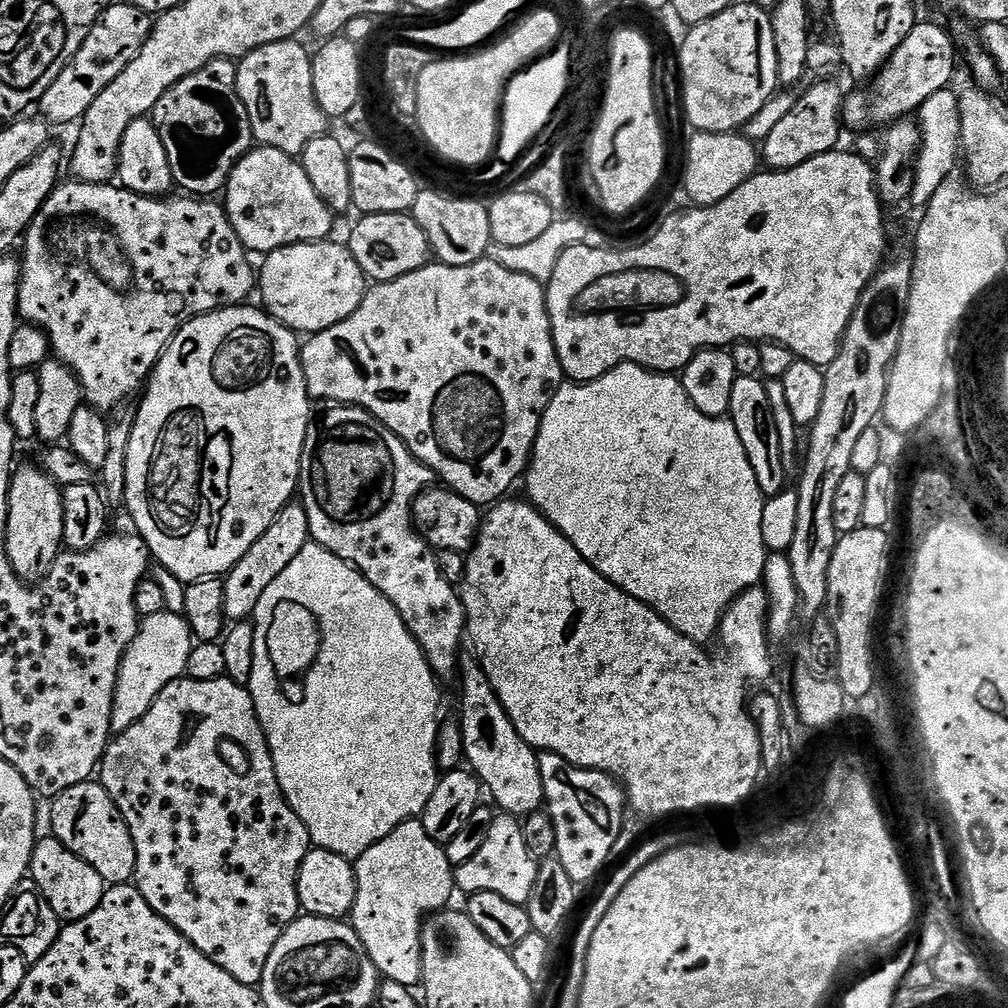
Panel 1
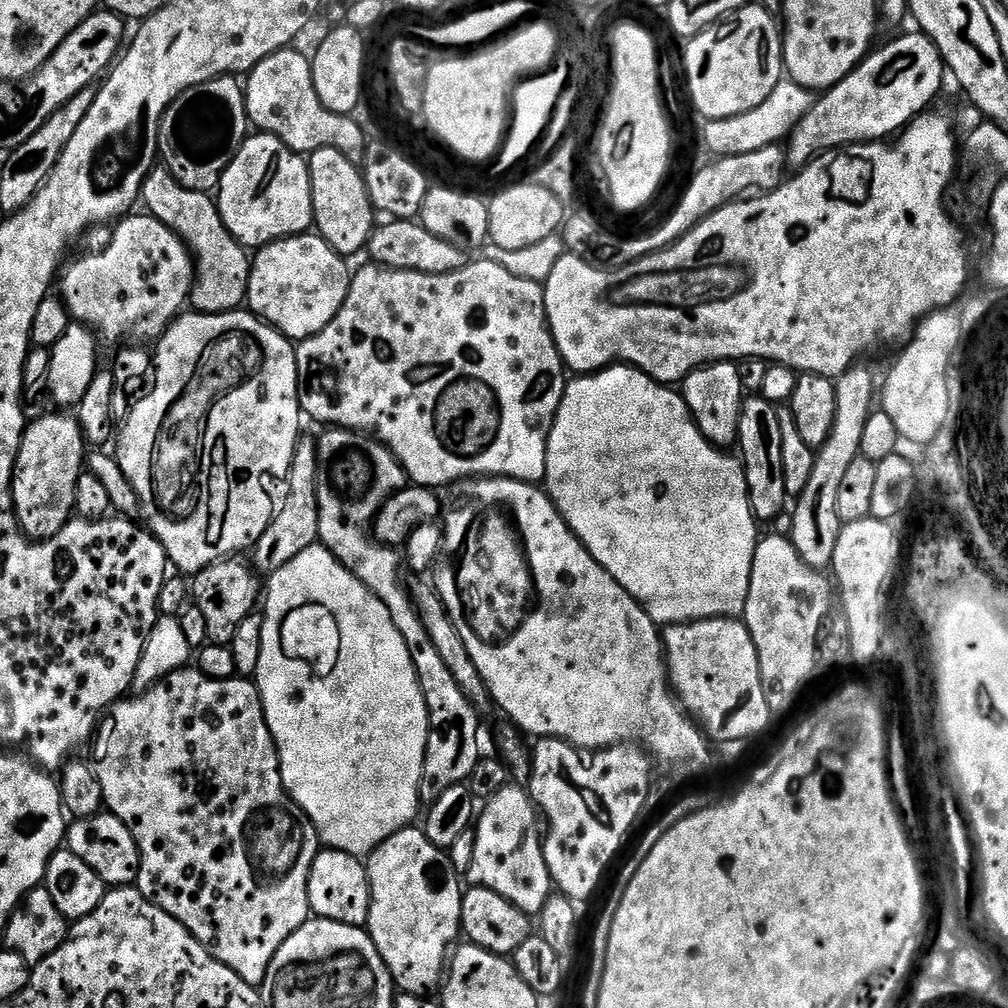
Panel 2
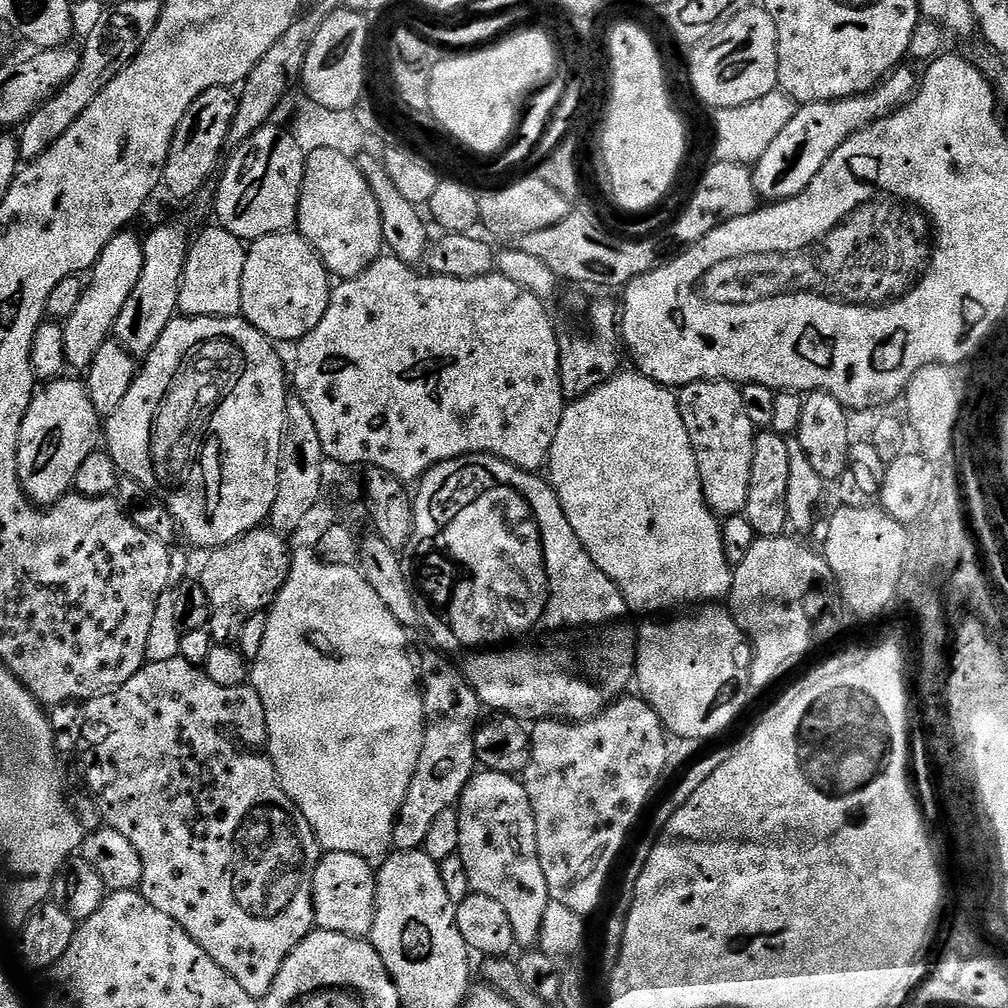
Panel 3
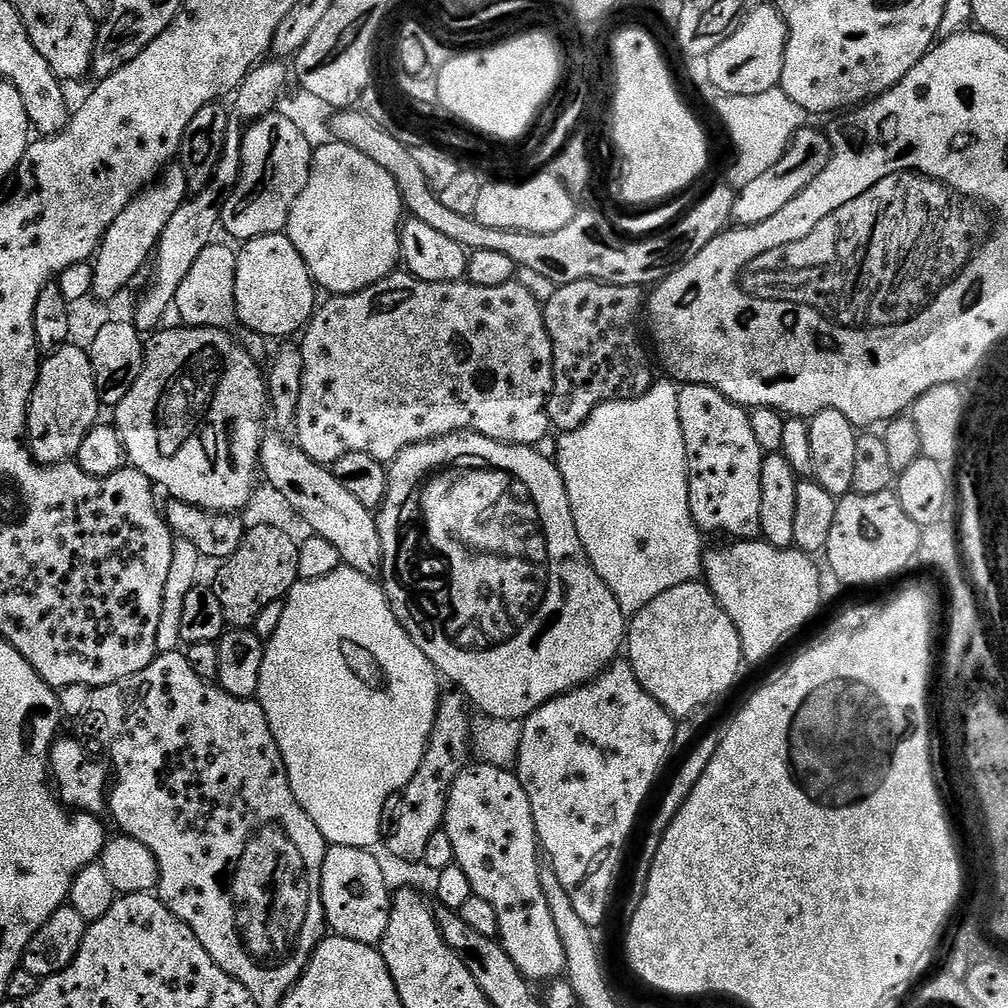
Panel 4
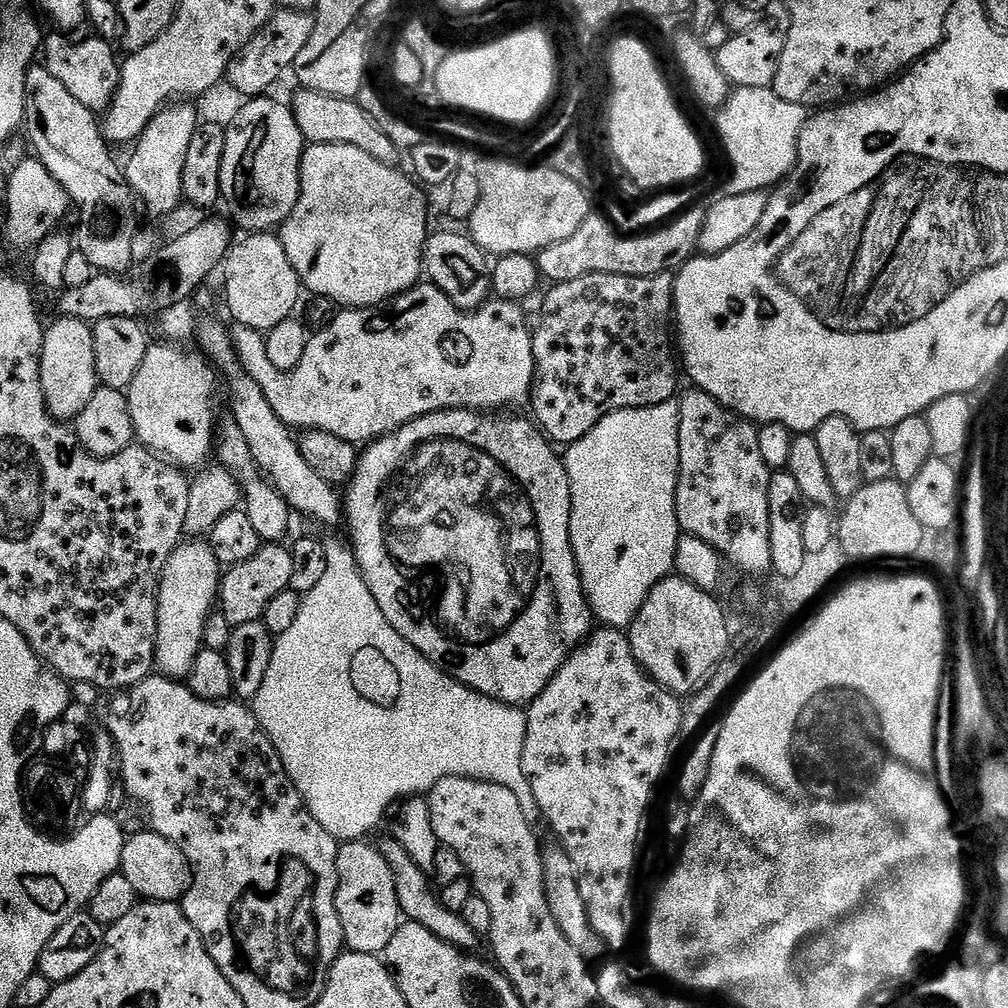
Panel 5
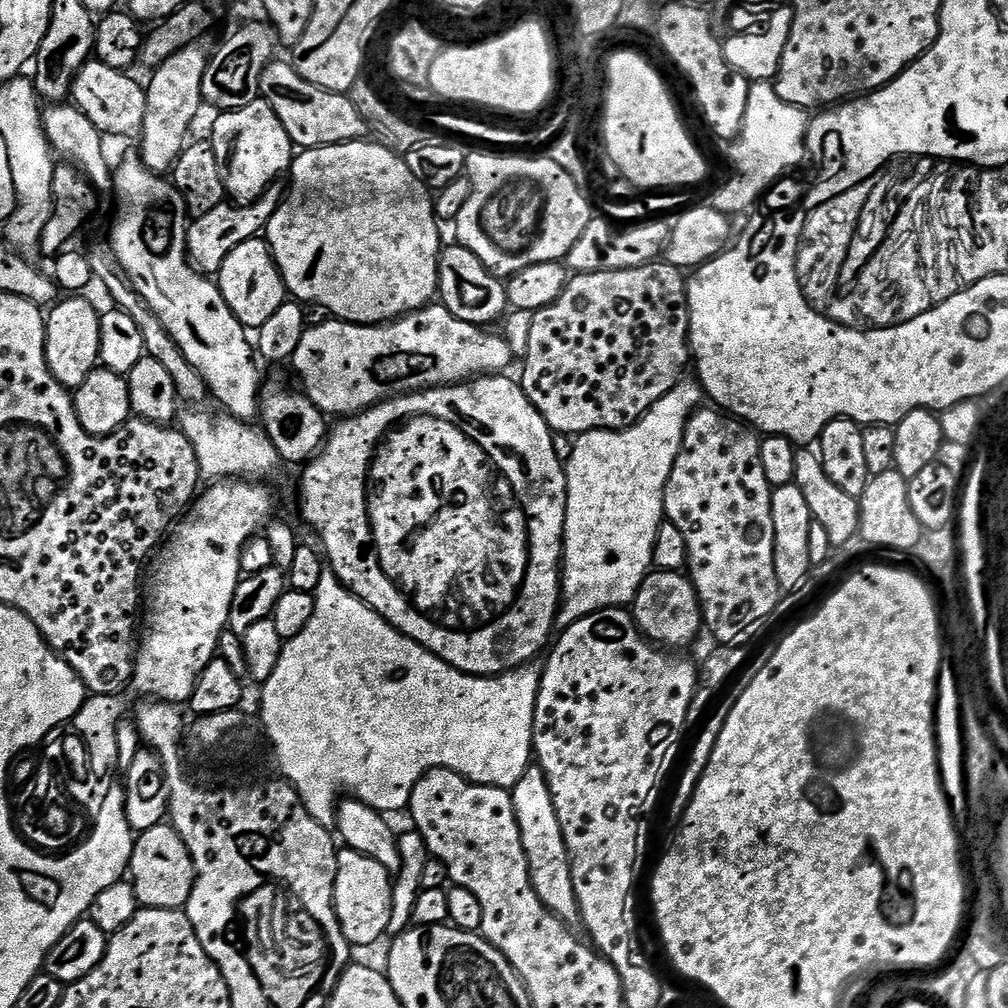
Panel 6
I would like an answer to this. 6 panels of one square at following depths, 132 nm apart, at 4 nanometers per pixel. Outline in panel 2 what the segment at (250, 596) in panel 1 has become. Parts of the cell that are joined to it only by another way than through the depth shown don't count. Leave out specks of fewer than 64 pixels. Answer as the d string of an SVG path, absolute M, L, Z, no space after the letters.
M301 435L300 441L296 443L294 450L294 462L290 466L286 483L288 483L288 497L279 501L278 507L272 513L270 526L262 534L262 538L254 546L256 552L255 567L261 573L271 574L276 572L290 558L302 554L312 544L320 539L320 527L318 526L318 494L316 493L316 479L318 478L318 454L316 453L315 435Z

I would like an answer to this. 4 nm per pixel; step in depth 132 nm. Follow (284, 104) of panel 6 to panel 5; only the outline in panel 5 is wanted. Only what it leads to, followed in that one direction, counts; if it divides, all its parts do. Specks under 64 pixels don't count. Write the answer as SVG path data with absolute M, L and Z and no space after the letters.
M297 91L296 101L291 101L292 116L298 130L308 144L353 144L358 150L366 150L370 158L383 164L395 165L398 151L390 138L359 107L355 99L339 100L337 96L323 96L320 92Z

